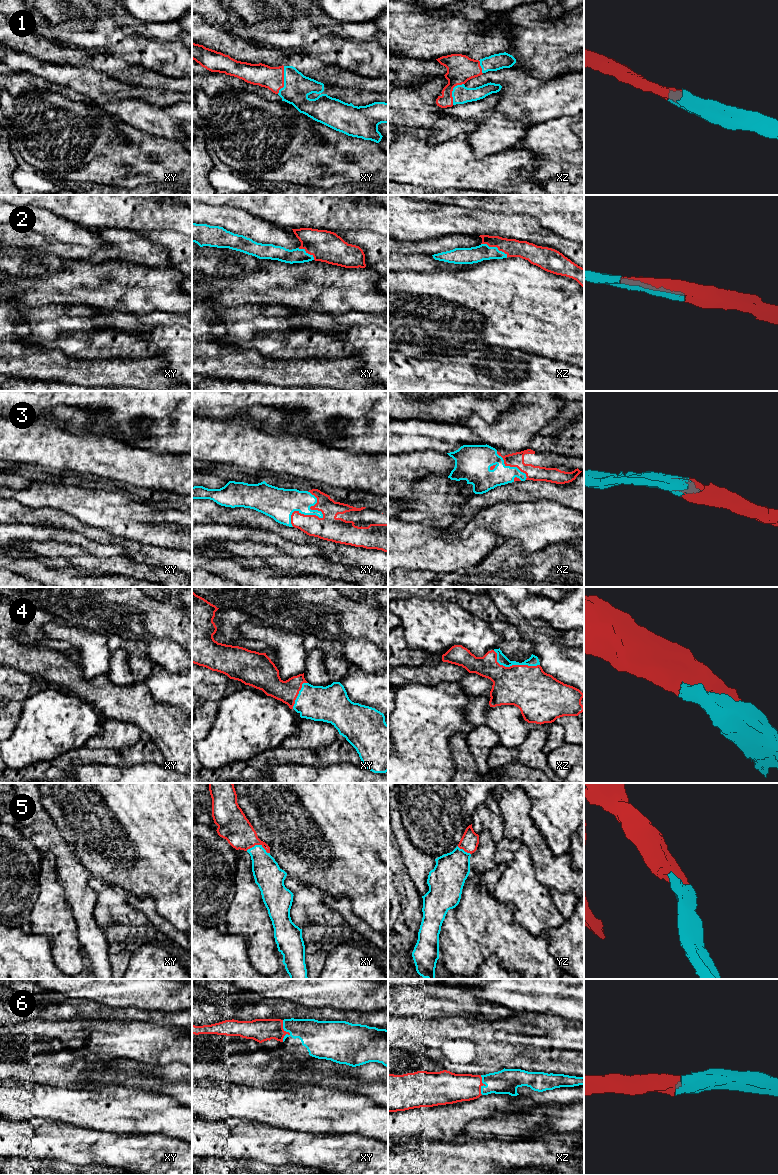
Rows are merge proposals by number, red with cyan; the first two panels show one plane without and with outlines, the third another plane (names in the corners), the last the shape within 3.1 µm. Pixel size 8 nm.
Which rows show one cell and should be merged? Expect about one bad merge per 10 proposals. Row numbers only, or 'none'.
1, 2, 3, 4, 5, 6

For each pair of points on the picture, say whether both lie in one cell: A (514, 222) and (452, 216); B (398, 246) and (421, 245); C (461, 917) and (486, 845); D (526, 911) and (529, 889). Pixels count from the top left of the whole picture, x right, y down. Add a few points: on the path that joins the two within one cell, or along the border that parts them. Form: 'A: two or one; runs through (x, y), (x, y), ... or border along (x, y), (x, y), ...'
A: one; runs through (499, 222), (467, 221)
B: one; runs through (404, 246), (415, 246)
C: two; border along (470, 871), (476, 877)
D: one; runs through (529, 906), (529, 894)

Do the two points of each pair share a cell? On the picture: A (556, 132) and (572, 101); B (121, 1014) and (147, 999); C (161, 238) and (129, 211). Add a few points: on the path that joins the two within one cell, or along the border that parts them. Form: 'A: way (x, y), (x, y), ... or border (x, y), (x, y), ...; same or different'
A: border (561, 117), (538, 123); different
B: border (110, 1007), (138, 1007), (153, 1011); different
C: border (176, 231), (145, 230), (140, 233); different

